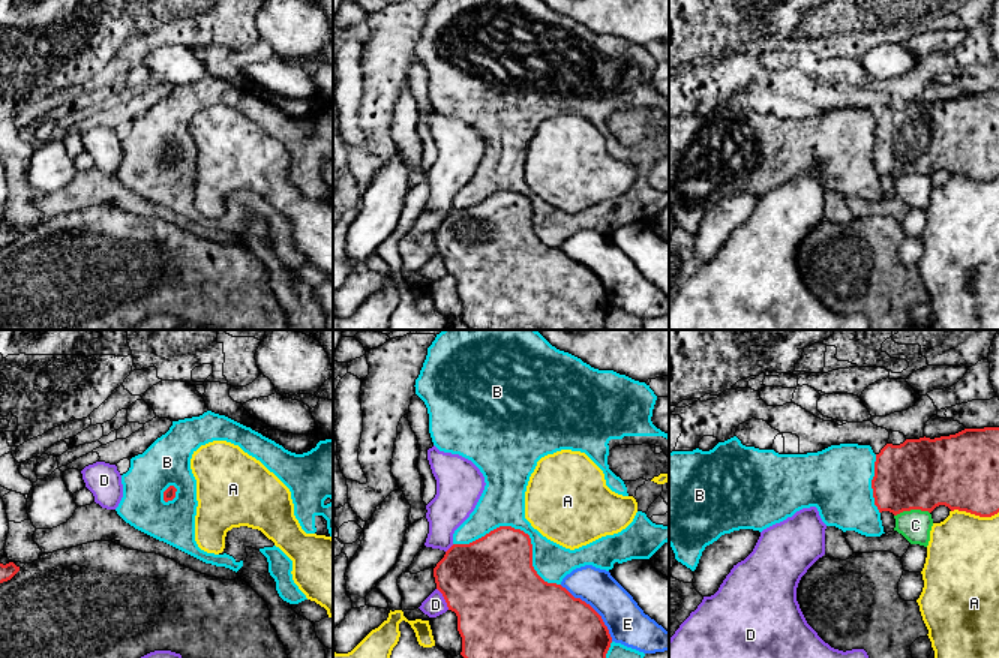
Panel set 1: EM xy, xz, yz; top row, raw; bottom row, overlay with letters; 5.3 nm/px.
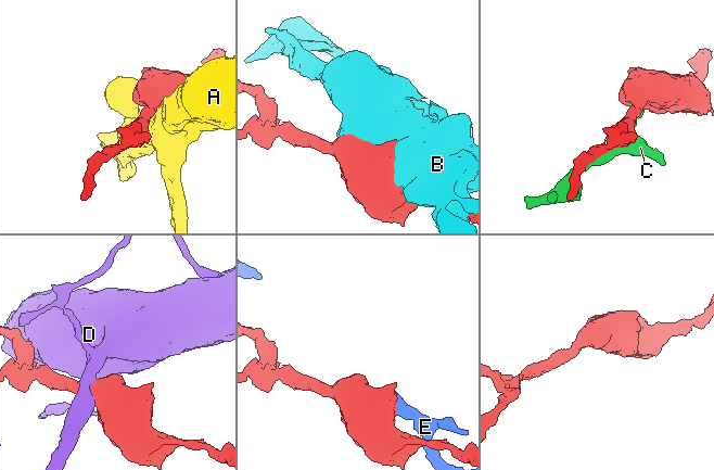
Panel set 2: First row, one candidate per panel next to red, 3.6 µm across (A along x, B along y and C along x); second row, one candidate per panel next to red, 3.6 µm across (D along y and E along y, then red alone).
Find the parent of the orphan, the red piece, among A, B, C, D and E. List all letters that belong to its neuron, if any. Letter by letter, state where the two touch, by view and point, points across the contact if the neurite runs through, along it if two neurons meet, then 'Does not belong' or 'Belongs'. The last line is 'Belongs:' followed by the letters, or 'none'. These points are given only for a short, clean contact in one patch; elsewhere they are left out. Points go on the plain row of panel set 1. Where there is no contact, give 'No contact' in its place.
A: Touches red at yz (975, 179). Does not belong
B: Touches red at xz (519, 194). Belongs
C: Touches red at yz (911, 173). Does not belong
D: Touches red at xz (444, 263). Does not belong
E: Touches red at xz (593, 273). Does not belong
Belongs: B

